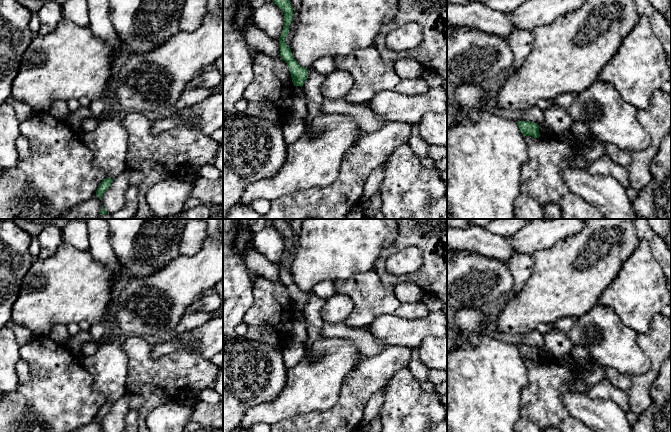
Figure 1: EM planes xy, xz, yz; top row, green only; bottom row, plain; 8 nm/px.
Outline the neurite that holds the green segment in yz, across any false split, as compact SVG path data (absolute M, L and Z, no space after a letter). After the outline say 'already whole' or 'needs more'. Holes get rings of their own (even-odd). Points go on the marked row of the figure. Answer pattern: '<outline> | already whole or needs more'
M517 121L518 123L518 127L520 129L520 132L524 135L524 136L532 136L534 138L539 138L541 135L539 133L539 125L534 123L534 122L530 122L530 121Z | already whole

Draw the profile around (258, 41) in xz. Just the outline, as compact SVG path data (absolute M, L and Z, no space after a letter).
M252 14L248 18L248 23L242 31L242 35L251 51L254 53L263 52L271 57L281 57L279 40L267 36L258 29L252 20Z

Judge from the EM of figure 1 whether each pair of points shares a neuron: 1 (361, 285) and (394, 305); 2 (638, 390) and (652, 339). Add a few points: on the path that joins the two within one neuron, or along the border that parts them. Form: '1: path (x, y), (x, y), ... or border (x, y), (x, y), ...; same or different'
1: path (369, 293), (374, 298), (386, 303); same
2: path (649, 377), (655, 369), (655, 352); same

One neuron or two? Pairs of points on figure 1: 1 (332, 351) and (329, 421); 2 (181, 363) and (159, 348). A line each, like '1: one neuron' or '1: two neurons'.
1: two neurons
2: two neurons

